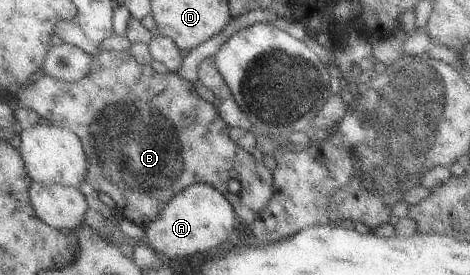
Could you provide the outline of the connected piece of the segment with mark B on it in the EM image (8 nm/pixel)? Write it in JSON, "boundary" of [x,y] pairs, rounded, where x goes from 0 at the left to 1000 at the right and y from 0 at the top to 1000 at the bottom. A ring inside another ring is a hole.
{"boundary":[[[234,182],[200,200],[189,262],[170,295],[138,298],[85,265],[55,313],[34,324],[34,335],[38,389],[72,400],[102,451],[151,469],[170,502],[187,600],[213,600],[217,636],[226,640],[213,651],[213,665],[204,665],[204,680],[213,673],[213,687],[230,695],[247,731],[247,702],[238,702],[238,662],[251,669],[262,698],[247,738],[249,767],[264,796],[289,818],[311,829],[343,778],[370,709],[413,665],[451,669],[464,687],[496,745],[502,825],[519,818],[523,833],[532,833],[581,713],[581,622],[489,505],[491,462],[468,425],[451,375],[421,349],[415,305],[387,287],[377,265],[340,269],[321,236],[300,236],[272,189]],[[494,651],[506,651],[513,665],[506,702],[485,691],[485,658]]]}

